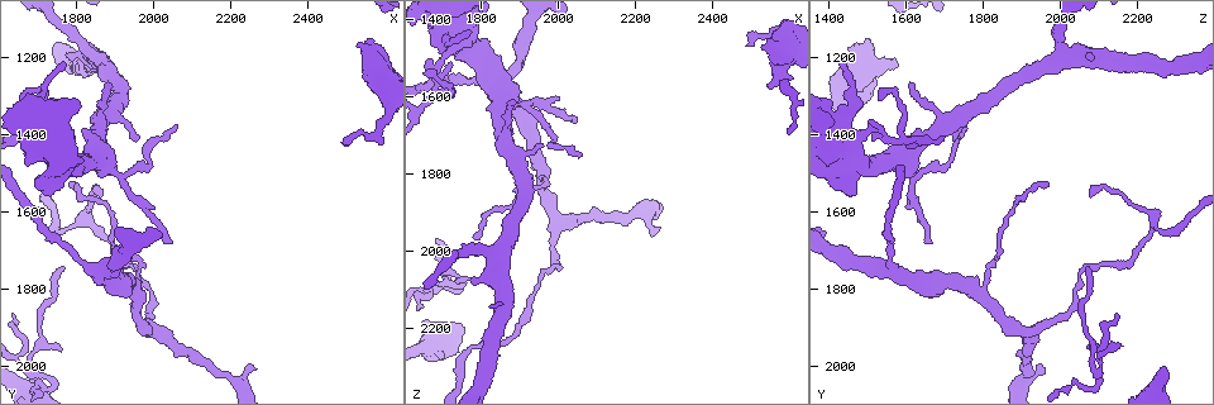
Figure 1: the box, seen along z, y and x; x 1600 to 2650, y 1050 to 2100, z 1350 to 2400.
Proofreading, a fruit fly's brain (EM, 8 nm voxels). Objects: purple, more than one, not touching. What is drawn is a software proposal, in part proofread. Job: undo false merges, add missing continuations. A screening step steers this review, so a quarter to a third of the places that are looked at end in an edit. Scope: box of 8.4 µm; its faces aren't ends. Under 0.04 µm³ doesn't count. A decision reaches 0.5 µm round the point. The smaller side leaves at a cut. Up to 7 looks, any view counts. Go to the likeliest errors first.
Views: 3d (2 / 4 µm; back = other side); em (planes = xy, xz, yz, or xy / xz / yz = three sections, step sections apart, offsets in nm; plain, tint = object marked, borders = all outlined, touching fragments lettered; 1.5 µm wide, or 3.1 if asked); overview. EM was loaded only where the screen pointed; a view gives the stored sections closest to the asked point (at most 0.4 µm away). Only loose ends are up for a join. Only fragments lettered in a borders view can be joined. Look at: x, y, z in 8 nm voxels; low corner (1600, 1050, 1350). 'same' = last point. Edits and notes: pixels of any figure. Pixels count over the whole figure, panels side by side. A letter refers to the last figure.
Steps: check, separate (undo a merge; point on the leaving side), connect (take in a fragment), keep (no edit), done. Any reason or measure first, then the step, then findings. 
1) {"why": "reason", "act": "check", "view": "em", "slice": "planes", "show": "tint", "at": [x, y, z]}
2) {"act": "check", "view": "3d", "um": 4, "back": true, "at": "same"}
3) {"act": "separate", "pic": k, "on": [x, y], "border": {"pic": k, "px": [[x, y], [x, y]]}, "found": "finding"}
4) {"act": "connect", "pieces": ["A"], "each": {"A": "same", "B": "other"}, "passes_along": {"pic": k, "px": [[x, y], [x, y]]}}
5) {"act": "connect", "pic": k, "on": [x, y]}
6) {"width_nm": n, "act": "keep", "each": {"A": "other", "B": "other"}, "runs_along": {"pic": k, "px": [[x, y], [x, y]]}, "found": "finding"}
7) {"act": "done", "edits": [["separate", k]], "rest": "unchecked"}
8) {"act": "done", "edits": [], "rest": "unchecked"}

{"why": "stops while still wide", "act": "check", "view": "3d", "um": 2, "back": true, "at": [2520, 1170, 1485]}

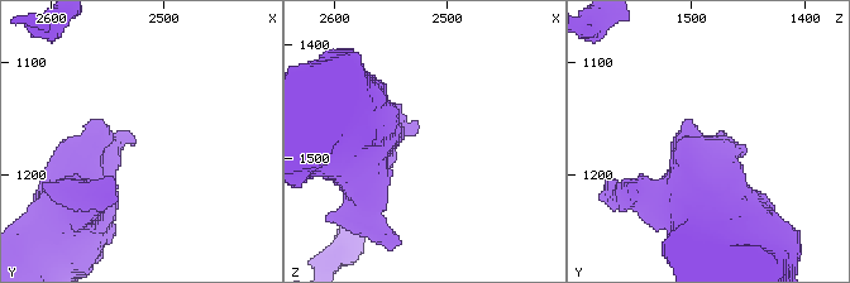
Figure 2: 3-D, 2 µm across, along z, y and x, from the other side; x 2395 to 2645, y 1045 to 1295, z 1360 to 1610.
{"act": "check", "view": "em", "slice": "planes", "show": "borders", "at": [2528, 1164, 1478]}

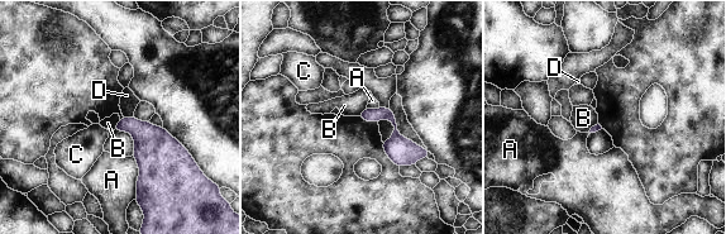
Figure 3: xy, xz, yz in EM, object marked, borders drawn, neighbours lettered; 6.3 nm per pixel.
{"act": "keep", "each": {"A": "other", "B": "other", "C": "other", "D": "other"}, "found": "none of them fits"}

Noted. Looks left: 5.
{"why": "sudden change in width", "act": "check", "view": "3d", "um": 2, "at": [1695, 1395, 1535]}

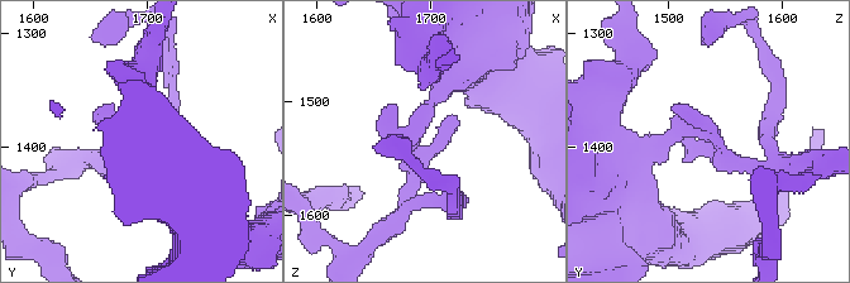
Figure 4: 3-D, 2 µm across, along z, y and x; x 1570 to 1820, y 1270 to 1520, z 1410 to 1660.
{"act": "check", "view": "em", "slice": "planes", "show": "plain", "at": [1686, 1388, 1534]}

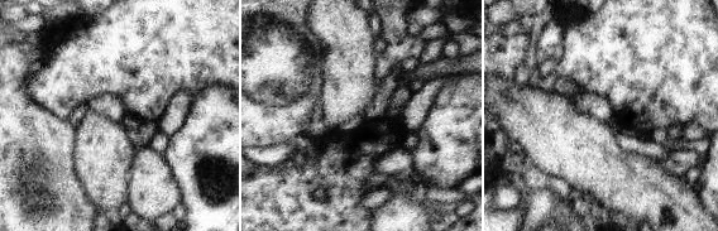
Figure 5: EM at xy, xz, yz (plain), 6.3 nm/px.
{"why": "see the neighbours", "act": "check", "view": "em", "slice": "planes", "show": "borders", "at": "same"}

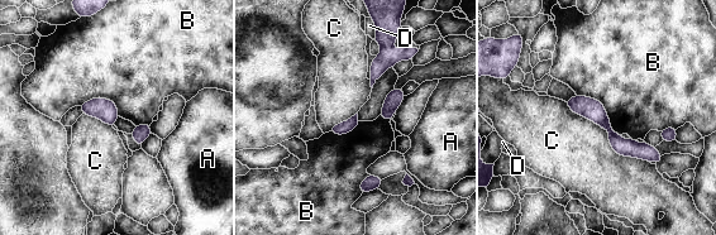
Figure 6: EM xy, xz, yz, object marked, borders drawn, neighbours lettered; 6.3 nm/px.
{"width_nm": 80, "longest_contact_nm": ["B", 380], "act": "separate", "pic": 6, "on": [630, 147], "each": {"A": "other", "B": "other", "C": "other", "D": "other"}, "found": "two cells meet here"}

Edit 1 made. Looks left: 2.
{"act": "done", "edits": [["separate", 6]], "rest": "unchecked"}

